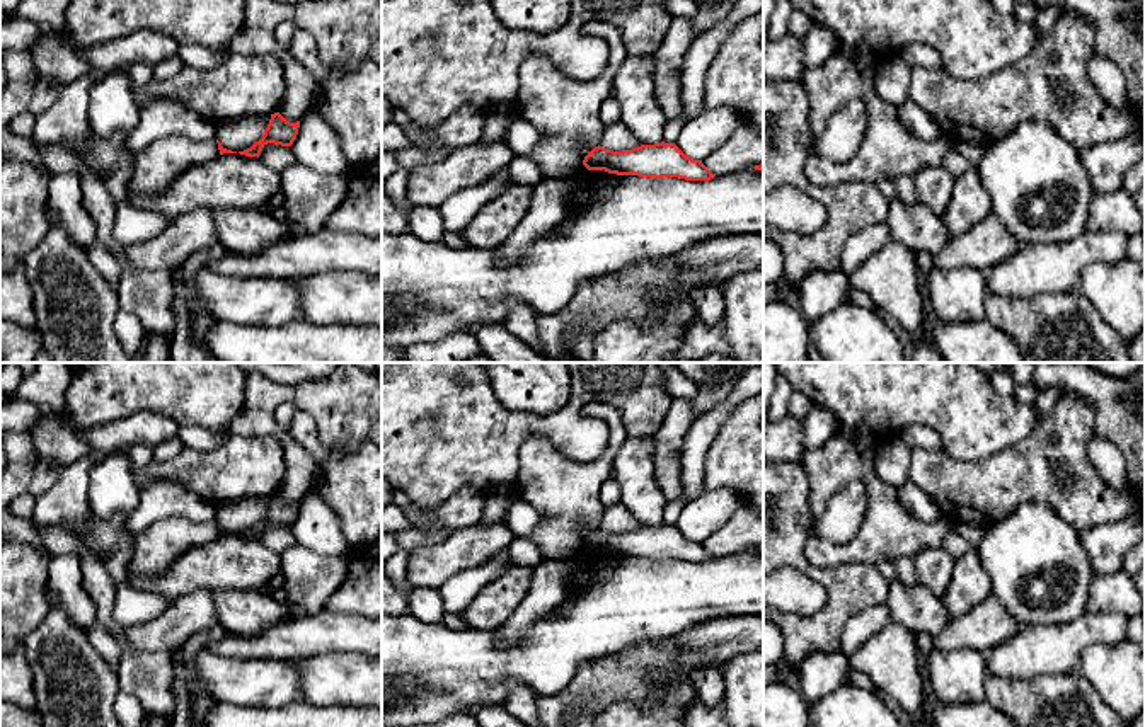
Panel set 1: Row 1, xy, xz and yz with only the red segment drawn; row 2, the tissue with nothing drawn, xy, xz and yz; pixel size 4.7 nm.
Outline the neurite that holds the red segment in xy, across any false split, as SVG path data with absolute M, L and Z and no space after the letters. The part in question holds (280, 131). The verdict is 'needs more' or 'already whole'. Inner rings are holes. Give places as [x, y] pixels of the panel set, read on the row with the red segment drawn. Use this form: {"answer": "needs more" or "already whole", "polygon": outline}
{"answer": "already whole", "polygon": "M279 112L271 114L269 124L264 129L264 135L259 141L256 141L250 148L239 152L245 157L257 157L261 155L262 148L268 143L281 145L281 146L291 146L296 140L300 128L300 121L290 123L286 121Z"}

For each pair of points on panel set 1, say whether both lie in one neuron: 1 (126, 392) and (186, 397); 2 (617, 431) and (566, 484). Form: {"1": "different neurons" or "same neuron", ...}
{"1": "same neuron", "2": "same neuron"}

